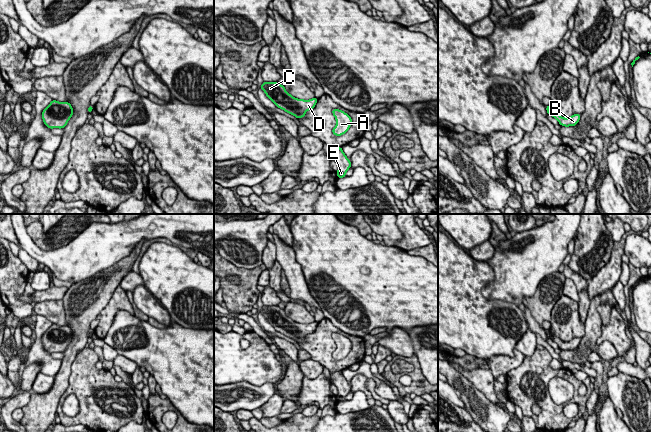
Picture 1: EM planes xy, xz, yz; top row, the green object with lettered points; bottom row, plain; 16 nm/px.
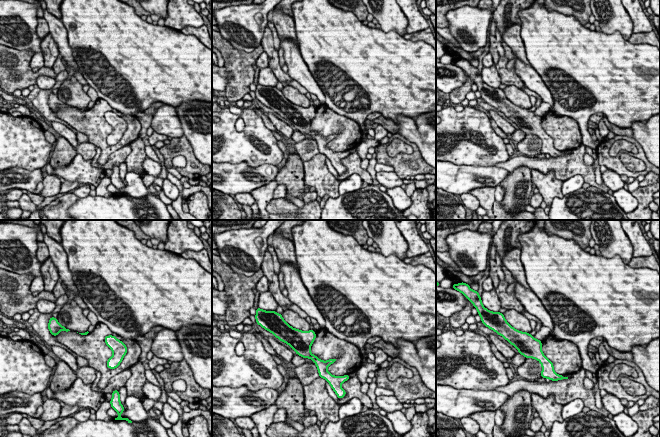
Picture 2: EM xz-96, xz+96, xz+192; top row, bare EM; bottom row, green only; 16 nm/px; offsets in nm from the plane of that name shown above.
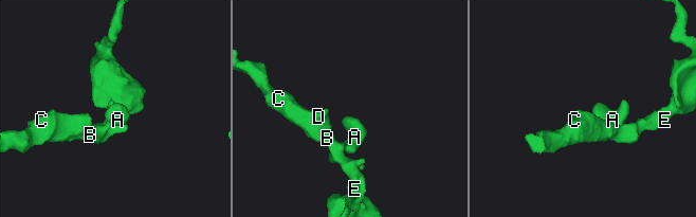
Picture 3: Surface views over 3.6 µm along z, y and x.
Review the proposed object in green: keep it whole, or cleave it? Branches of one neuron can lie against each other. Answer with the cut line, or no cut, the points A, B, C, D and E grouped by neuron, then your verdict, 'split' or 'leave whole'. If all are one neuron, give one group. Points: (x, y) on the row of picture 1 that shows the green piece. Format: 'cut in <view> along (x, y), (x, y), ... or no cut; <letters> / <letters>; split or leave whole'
no cut; A B C D E; leave whole

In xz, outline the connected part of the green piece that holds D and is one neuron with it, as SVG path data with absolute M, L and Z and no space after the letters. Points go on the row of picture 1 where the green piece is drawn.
M263 82L260 89L278 108L297 119L305 117L305 113L313 109L318 100L316 97L309 100L297 99L285 90L284 85L278 82Z

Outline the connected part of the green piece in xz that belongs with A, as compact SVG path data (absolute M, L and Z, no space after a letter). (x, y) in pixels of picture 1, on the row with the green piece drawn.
M332 109L332 114L336 119L336 126L332 129L332 133L335 136L341 136L345 134L352 124L351 117L339 109Z

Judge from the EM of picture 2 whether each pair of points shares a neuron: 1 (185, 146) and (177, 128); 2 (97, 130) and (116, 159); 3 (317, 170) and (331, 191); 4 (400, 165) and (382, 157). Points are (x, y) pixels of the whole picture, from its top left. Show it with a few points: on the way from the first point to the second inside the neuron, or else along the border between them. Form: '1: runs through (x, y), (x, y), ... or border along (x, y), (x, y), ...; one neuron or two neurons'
1: border along (172, 137), (184, 136), (195, 155); two neurons
2: border along (128, 144), (115, 150), (103, 164), (97, 163); two neurons
3: runs through (317, 175), (328, 186); one neuron
4: runs through (396, 162), (386, 159); one neuron

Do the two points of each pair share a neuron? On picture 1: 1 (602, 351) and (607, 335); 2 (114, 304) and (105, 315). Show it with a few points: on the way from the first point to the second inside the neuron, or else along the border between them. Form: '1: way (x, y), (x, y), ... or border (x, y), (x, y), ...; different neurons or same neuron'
1: border (597, 345), (604, 341), (609, 341), (618, 354); different neurons
2: way (112, 307), (108, 312); same neuron

